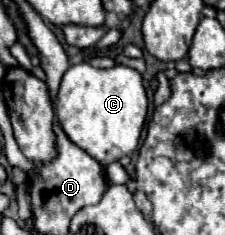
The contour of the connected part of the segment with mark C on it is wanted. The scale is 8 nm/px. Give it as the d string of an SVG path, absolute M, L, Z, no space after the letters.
M86 62L74 64L62 78L54 112L62 130L76 146L80 146L98 162L116 162L140 146L148 112L144 78L130 66L100 70Z

